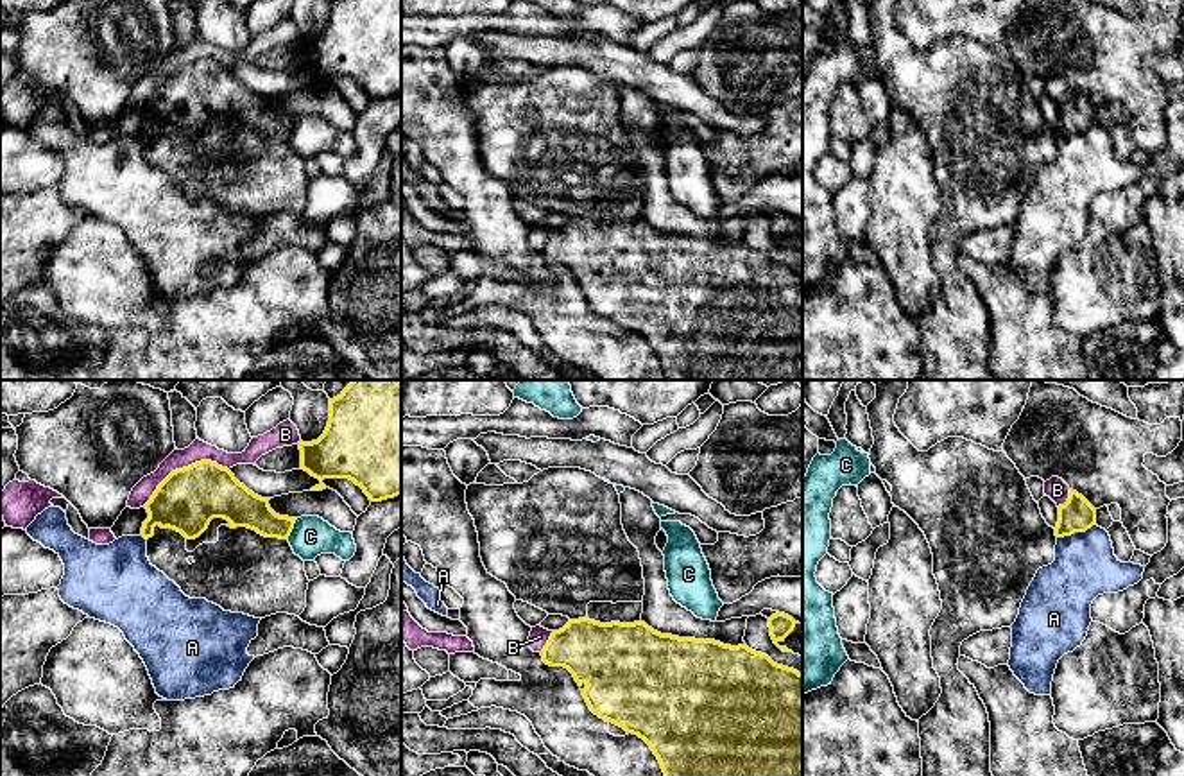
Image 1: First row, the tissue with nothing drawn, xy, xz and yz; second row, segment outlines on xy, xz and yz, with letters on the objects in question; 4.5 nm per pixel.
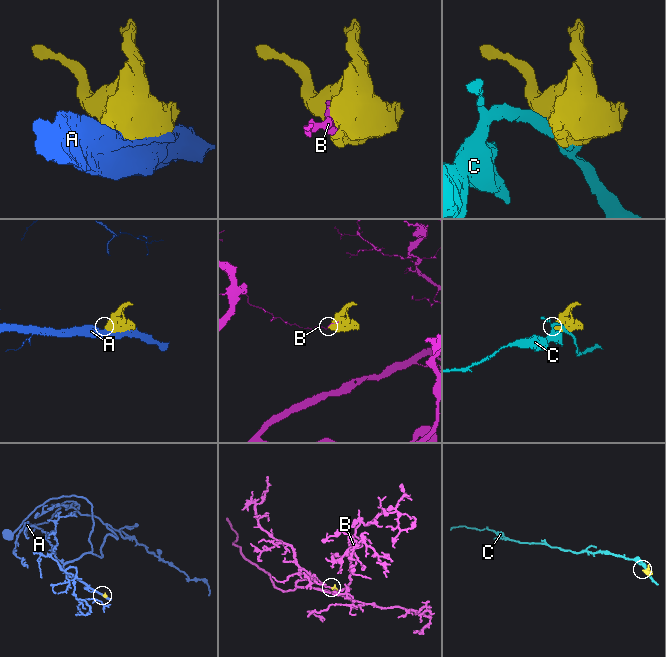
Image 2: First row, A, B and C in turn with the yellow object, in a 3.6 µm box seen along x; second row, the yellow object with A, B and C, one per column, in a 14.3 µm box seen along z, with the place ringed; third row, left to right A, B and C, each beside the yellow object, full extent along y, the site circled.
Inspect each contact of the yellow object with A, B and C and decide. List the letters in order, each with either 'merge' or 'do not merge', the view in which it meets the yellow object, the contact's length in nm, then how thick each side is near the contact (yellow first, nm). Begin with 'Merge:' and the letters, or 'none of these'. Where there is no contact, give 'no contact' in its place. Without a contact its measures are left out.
Merge: none of these
A: do not merge | yz | 190 nm | 160/280 nm
B: do not merge | xy | 420 nm | 280/90 nm
C: do not merge | xy | 110 nm | 170/180 nm

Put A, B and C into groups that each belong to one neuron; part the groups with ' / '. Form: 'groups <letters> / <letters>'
groups A / B / C

